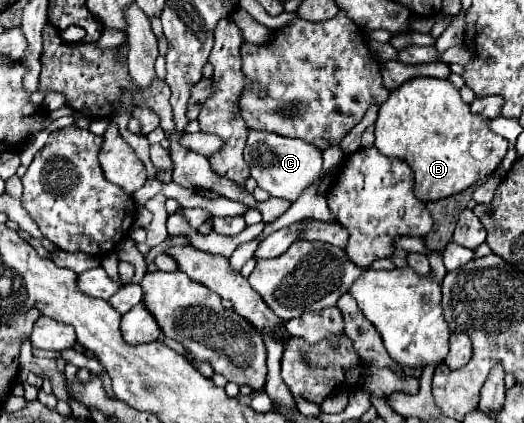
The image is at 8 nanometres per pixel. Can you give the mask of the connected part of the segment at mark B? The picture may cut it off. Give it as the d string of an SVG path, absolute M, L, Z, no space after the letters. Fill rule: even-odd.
M418 77L400 85L396 91L390 93L388 101L380 105L374 147L386 157L396 157L410 165L410 169L414 171L414 193L420 201L428 203L456 195L476 181L490 177L496 165L504 159L508 151L508 141L488 129L486 117L472 115L470 107L460 99L458 89L448 79Z

